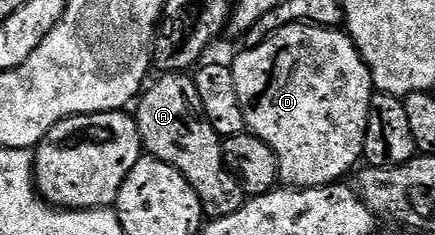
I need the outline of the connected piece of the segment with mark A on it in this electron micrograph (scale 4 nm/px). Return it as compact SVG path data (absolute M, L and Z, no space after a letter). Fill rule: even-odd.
M167 72L160 78L163 78L160 82L152 81L142 91L137 102L137 121L144 151L150 157L159 158L165 164L177 168L185 180L189 180L208 219L233 216L233 212L243 207L245 195L224 163L223 139L203 114L194 77L183 72Z

